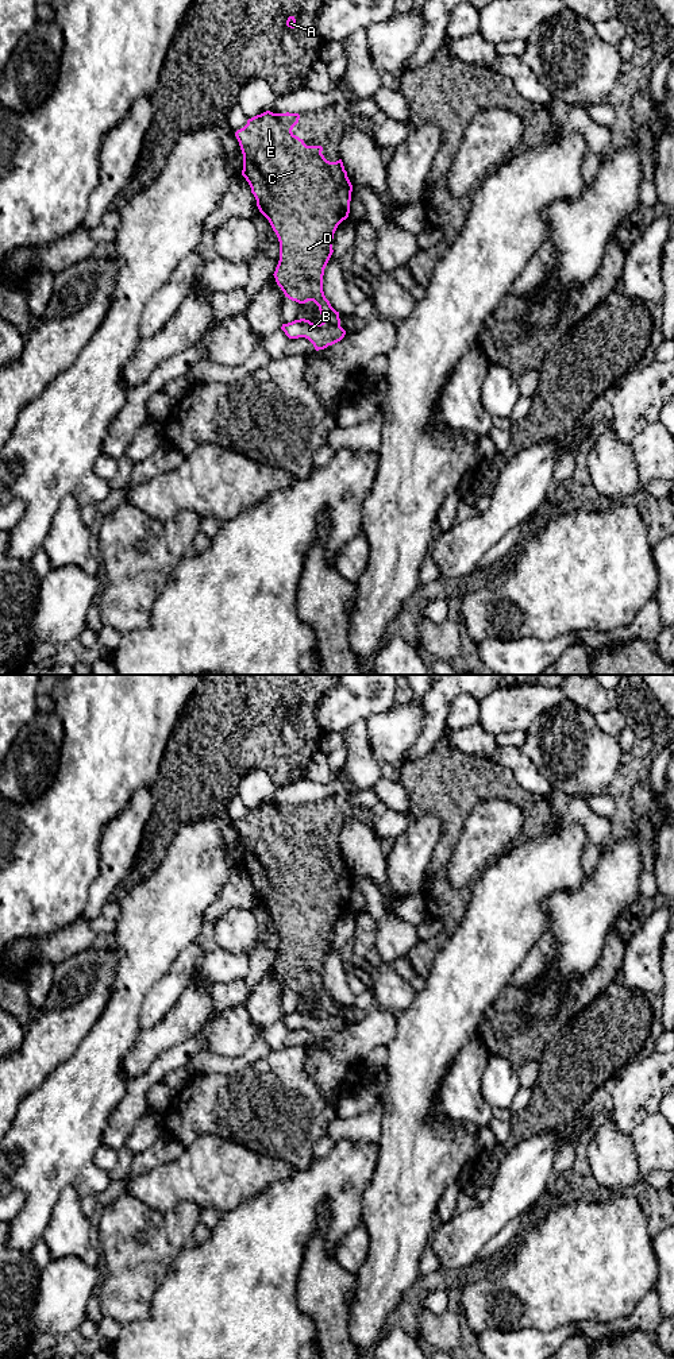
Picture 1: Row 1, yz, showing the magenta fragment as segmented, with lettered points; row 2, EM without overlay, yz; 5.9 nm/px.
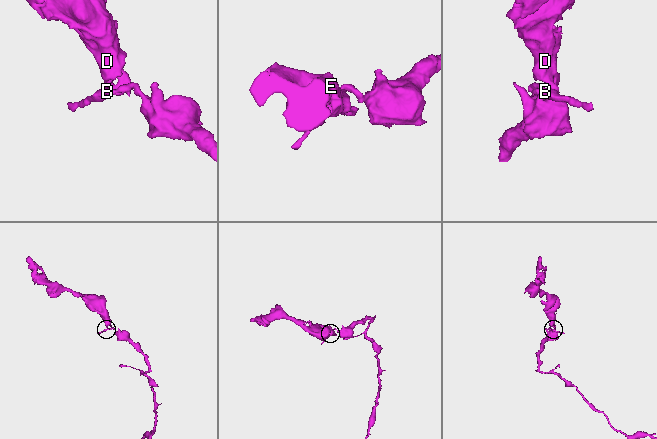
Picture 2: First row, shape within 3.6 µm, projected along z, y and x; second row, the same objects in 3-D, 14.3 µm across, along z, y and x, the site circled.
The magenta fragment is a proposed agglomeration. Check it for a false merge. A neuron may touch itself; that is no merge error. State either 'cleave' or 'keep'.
cleave

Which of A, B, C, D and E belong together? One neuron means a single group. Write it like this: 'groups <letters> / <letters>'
groups A C D E / B

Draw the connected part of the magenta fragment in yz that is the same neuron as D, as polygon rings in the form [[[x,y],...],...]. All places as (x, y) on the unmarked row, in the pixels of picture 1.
[[[270,802],[249,810],[247,815],[235,823],[243,845],[242,866],[280,933],[280,951],[273,965],[277,976],[292,992],[313,992],[324,1015],[340,1016],[339,1003],[324,987],[323,966],[334,943],[334,924],[350,904],[353,876],[342,850],[327,852],[321,837],[307,837],[292,823],[299,810],[299,804]]]

